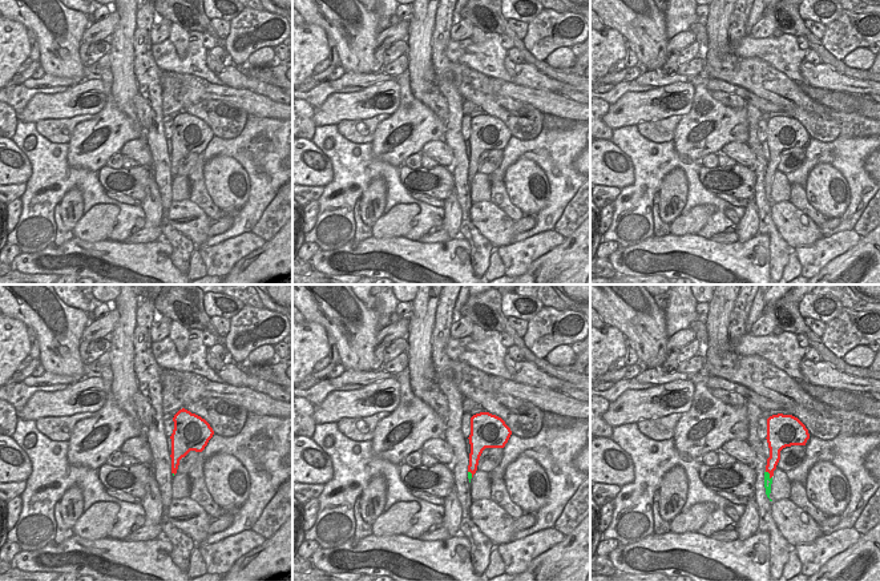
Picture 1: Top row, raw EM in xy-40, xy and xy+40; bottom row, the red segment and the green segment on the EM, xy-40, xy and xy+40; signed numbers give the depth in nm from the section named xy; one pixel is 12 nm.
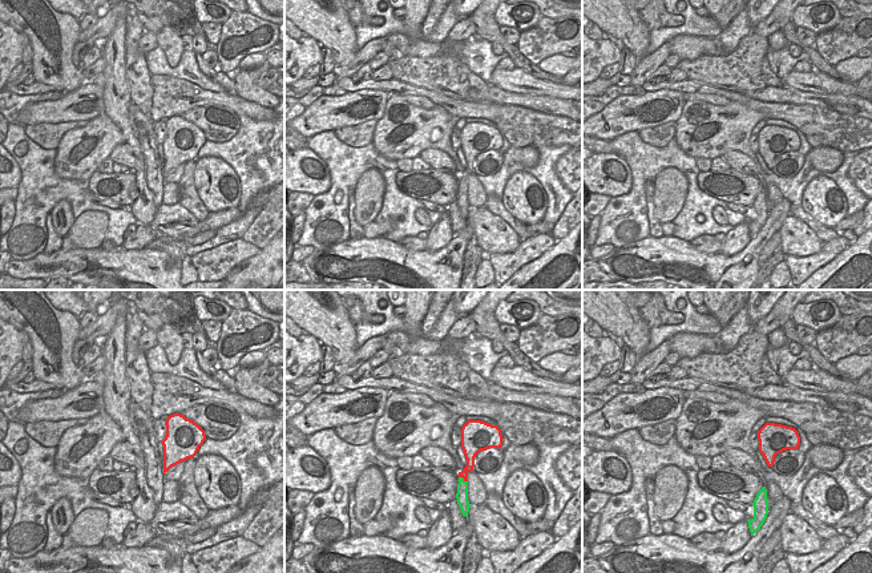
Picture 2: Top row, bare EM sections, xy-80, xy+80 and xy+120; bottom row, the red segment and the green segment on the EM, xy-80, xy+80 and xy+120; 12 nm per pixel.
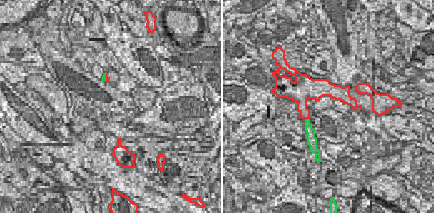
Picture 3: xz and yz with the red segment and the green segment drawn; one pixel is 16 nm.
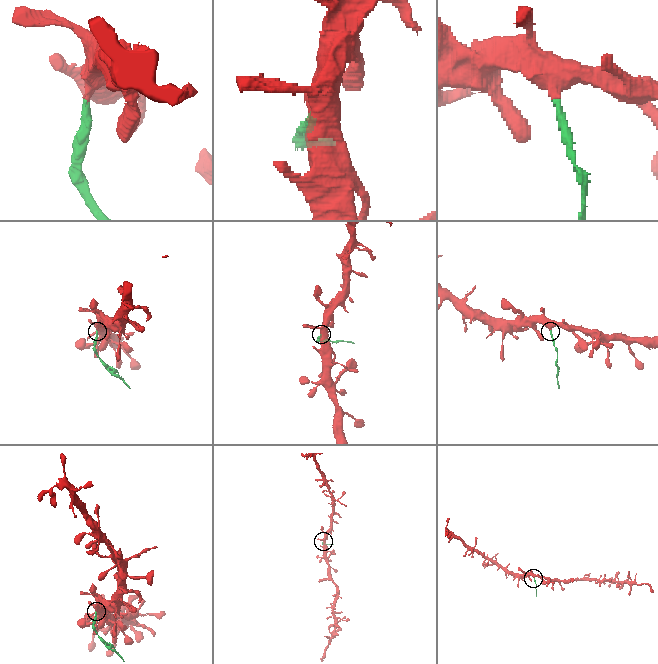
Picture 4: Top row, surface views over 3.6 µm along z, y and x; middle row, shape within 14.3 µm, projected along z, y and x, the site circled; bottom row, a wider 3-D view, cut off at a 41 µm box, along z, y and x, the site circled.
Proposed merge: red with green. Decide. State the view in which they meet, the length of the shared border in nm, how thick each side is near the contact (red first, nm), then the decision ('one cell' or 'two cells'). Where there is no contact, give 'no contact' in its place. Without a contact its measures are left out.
xy+40 | 120 nm | 140/100 nm | two cells

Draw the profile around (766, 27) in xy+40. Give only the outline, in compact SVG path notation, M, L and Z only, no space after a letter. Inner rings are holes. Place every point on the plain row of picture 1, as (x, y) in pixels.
M763 16L751 29L750 36L754 39L767 39L774 35L776 29L775 21Z

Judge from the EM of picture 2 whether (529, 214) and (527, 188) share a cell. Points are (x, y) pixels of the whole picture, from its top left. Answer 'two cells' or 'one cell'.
one cell

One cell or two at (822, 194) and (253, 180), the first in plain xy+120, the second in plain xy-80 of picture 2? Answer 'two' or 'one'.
two

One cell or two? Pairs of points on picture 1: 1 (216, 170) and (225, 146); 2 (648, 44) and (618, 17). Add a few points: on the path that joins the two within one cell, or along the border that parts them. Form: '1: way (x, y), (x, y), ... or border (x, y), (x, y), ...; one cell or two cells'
1: border (205, 162), (217, 156), (230, 156), (247, 173); two cells
2: way (641, 37), (625, 21); one cell

